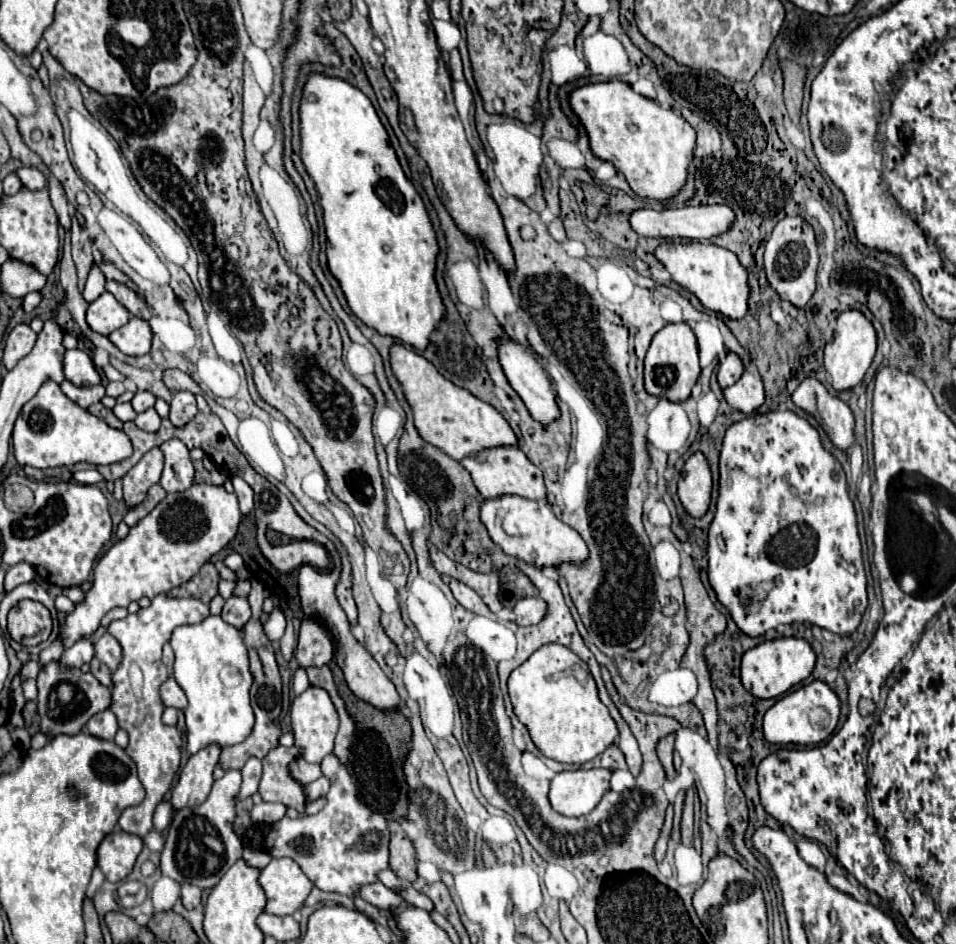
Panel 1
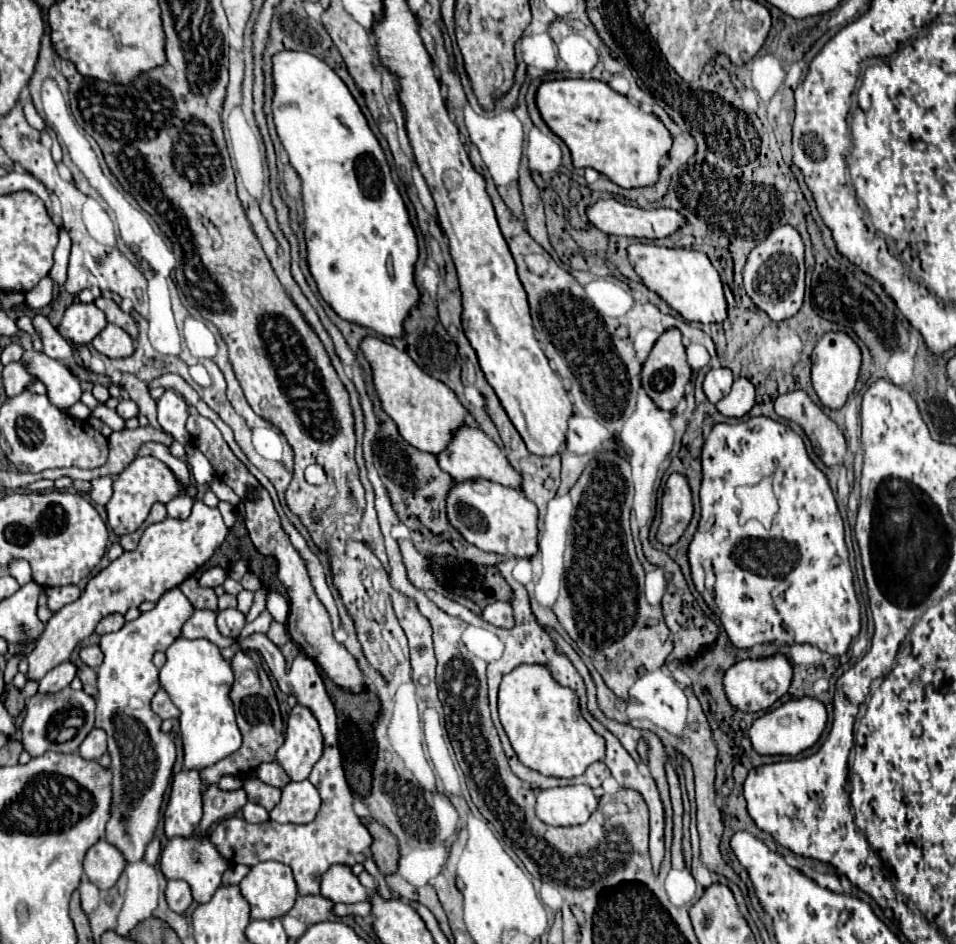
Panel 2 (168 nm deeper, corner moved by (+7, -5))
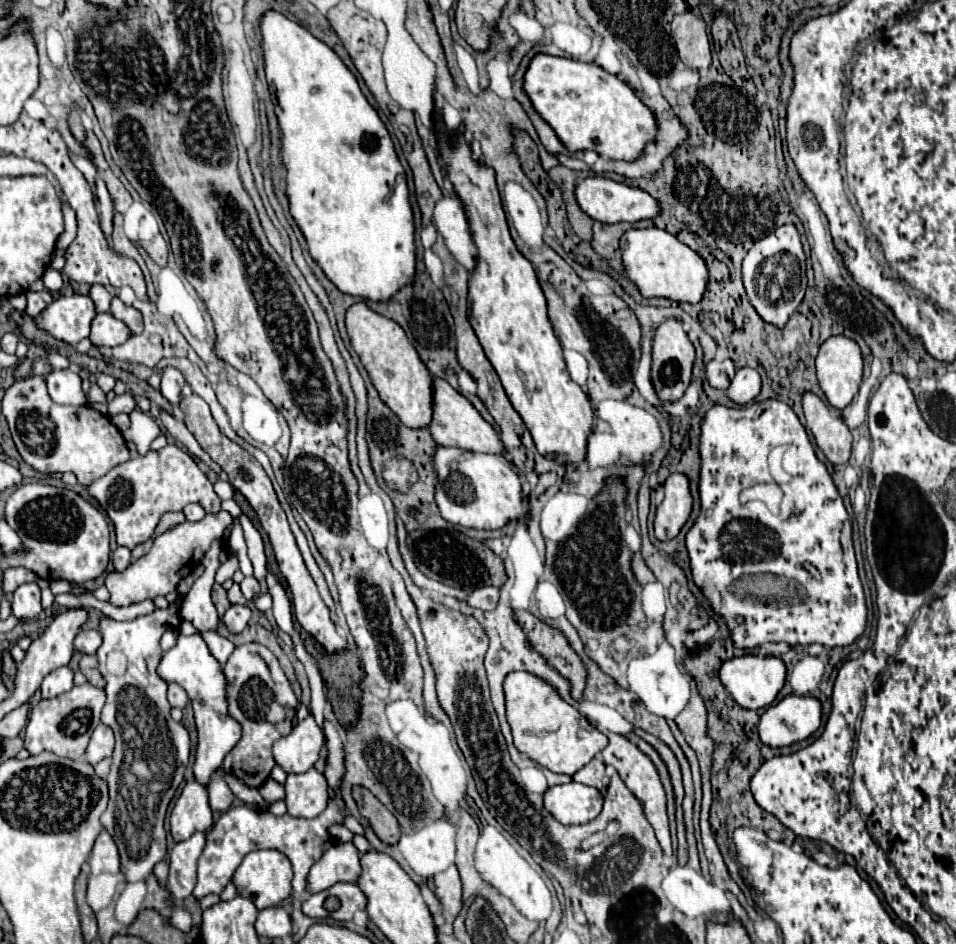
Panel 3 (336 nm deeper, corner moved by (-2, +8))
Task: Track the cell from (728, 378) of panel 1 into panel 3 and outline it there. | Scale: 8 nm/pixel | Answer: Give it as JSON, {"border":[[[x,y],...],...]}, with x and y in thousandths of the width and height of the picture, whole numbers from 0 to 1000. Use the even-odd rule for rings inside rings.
{"border":[[[758,379],[758,381],[744,381],[740,388],[737,388],[737,394],[740,394],[740,403],[746,411],[752,411],[752,413],[760,413],[767,398],[769,398],[769,383]]]}

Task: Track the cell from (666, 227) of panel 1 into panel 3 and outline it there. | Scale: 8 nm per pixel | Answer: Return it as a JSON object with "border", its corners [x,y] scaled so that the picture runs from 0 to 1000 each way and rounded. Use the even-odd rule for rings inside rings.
{"border":[[[631,186],[608,191],[604,195],[601,206],[604,206],[604,214],[608,216],[610,225],[614,225],[624,235],[668,235],[668,233],[685,231],[691,225],[691,216],[675,201],[660,199],[660,197],[654,197],[650,193],[643,193]]]}

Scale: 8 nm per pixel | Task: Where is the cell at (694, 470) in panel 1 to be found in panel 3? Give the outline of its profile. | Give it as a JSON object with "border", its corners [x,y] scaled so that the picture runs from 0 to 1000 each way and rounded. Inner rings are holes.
{"border":[[[702,502],[696,511],[696,528],[687,536],[685,568],[689,572],[702,572],[710,566],[725,540],[725,525],[717,502]]]}

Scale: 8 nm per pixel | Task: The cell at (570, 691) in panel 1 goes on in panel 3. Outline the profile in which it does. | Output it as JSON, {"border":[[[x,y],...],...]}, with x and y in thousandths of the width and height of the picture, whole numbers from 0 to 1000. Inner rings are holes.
{"border":[[[541,710],[528,718],[528,742],[530,742],[530,765],[537,775],[537,784],[543,797],[549,797],[555,805],[585,820],[601,820],[616,809],[633,790],[635,780],[629,778],[616,763],[597,746],[593,746],[583,729],[568,718]]]}

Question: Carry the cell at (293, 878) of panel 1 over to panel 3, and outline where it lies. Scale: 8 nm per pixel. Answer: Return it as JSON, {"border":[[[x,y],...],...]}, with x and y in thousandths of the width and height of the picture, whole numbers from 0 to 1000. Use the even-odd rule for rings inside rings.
{"border":[[[269,900],[258,905],[244,926],[248,945],[260,951],[269,960],[269,964],[292,960],[296,953],[300,953],[304,949],[304,932],[306,932],[306,917],[302,909],[292,900]]]}

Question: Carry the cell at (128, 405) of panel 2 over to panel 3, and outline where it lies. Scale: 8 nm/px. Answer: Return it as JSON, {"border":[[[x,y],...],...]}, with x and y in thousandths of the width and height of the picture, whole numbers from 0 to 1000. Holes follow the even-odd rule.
{"border":[[[131,415],[127,419],[120,419],[120,424],[112,428],[112,432],[114,432],[114,439],[124,439],[124,436],[135,439],[141,432],[141,422],[137,415]]]}

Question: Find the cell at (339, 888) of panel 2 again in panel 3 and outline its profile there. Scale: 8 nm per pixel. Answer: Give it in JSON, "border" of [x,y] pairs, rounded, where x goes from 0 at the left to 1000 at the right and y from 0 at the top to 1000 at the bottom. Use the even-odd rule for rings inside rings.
{"border":[[[367,892],[348,894],[344,900],[340,900],[336,911],[332,915],[327,915],[327,919],[323,924],[323,932],[321,932],[321,947],[336,945],[336,943],[346,941],[348,936],[355,936],[355,934],[373,934],[376,928],[378,928],[378,905],[376,905],[376,900]]]}

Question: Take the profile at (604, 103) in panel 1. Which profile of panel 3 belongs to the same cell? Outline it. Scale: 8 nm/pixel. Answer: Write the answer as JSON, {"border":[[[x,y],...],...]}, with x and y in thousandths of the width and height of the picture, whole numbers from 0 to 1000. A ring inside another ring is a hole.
{"border":[[[562,57],[549,76],[549,95],[560,117],[576,131],[597,163],[622,159],[639,169],[662,172],[689,142],[685,119],[668,106],[656,87],[624,68]]]}

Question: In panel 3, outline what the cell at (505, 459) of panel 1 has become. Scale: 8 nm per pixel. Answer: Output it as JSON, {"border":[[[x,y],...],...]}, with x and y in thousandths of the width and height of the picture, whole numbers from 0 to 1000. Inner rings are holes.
{"border":[[[455,400],[453,405],[453,426],[455,426],[455,439],[453,439],[453,449],[449,451],[451,462],[457,466],[459,472],[465,475],[482,475],[491,479],[503,479],[503,481],[528,481],[528,472],[518,458],[518,453],[499,436],[499,432],[474,409],[470,409],[465,403]]]}

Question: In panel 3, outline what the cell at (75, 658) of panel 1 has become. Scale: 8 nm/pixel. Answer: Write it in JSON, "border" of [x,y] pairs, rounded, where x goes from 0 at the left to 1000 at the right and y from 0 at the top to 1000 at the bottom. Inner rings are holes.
{"border":[[[64,706],[47,716],[47,720],[43,725],[43,735],[45,735],[45,739],[62,737],[62,735],[70,733],[72,729],[76,729],[76,710],[72,706]]]}

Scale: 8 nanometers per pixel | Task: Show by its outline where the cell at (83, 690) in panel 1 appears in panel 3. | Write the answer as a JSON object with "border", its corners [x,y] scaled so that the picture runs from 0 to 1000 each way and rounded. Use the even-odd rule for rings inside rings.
{"border":[[[93,722],[85,727],[76,727],[72,733],[64,737],[41,742],[41,746],[30,756],[30,765],[26,771],[26,792],[32,799],[51,794],[51,797],[58,797],[60,801],[70,801],[76,805],[87,803],[93,780],[97,771],[104,767],[108,746],[110,746],[110,731]]]}

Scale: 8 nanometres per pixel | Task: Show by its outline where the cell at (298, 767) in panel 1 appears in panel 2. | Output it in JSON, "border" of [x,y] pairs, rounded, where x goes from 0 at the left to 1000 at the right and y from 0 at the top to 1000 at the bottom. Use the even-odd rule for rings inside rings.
{"border":[[[289,806],[272,810],[270,817],[268,817],[268,823],[272,827],[276,827],[278,832],[285,832],[285,834],[291,834],[291,836],[295,836],[297,832],[303,829],[303,823],[297,819],[297,815]]]}

